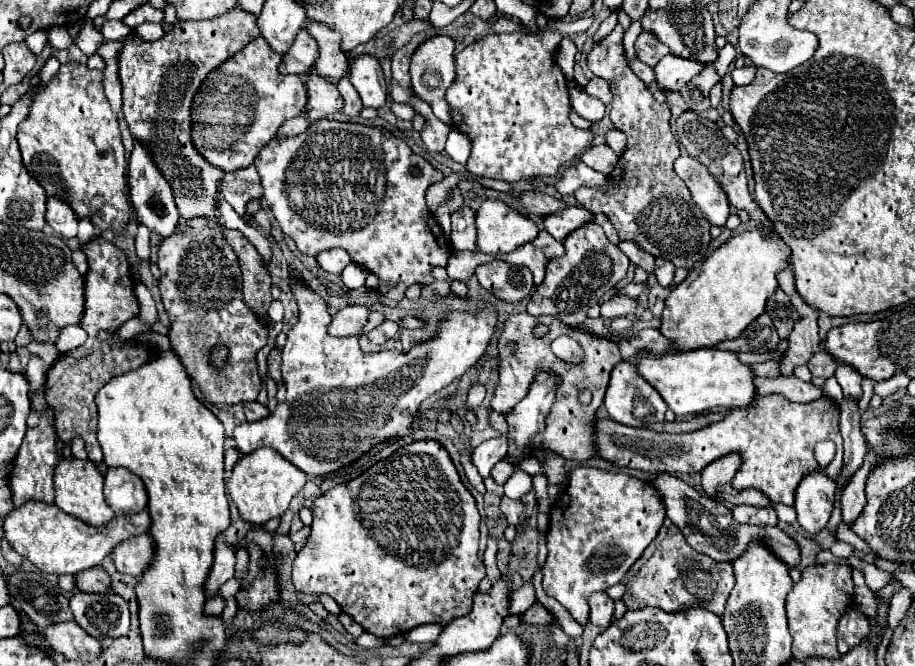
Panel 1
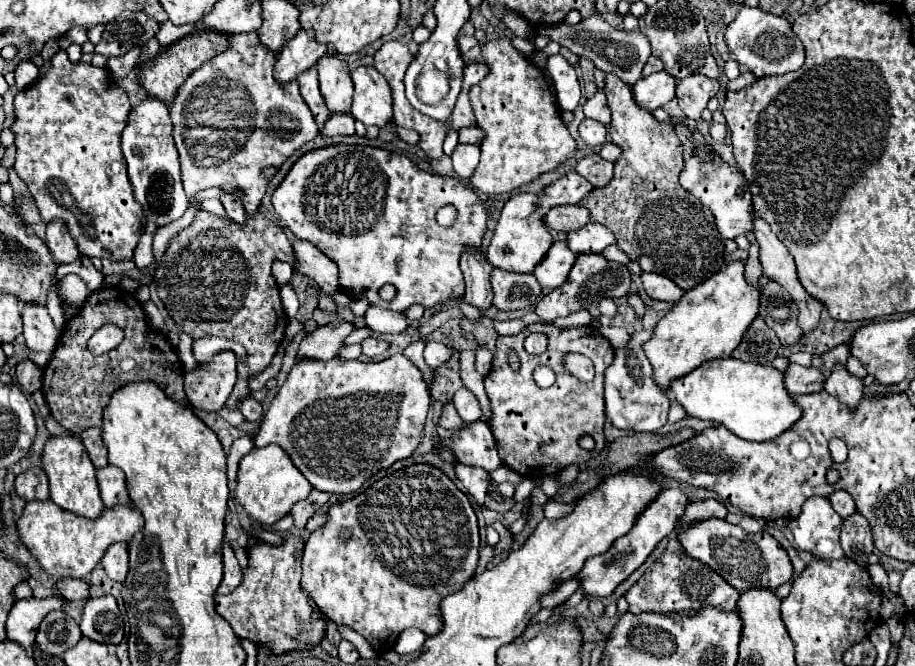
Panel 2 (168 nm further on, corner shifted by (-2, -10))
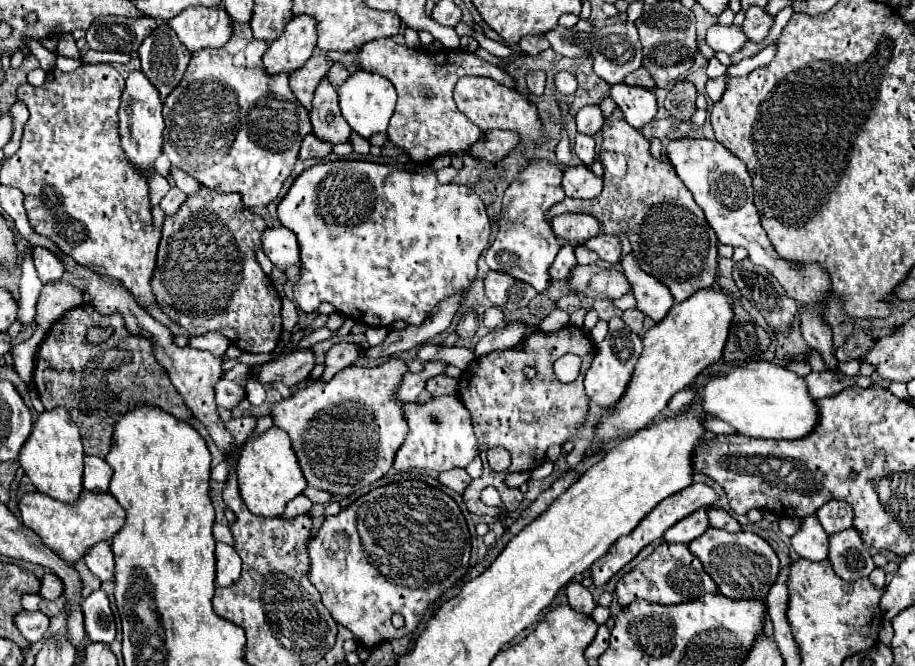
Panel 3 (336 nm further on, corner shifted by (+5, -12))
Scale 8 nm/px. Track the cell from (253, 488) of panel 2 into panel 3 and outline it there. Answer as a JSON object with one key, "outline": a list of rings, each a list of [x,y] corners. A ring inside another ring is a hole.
{"outline":[[[277,427],[267,429],[261,437],[251,437],[245,441],[237,461],[237,481],[245,505],[253,515],[259,517],[279,517],[287,503],[301,495],[307,487],[297,457],[293,455],[289,437],[285,437]]]}

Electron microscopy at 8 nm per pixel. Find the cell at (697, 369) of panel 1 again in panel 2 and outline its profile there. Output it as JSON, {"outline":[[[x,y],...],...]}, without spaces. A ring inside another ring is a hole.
{"outline":[[[712,359],[682,379],[672,381],[668,395],[674,397],[690,417],[714,421],[748,441],[768,441],[790,429],[800,417],[800,405],[784,387],[784,373],[772,365],[756,365],[738,359]]]}

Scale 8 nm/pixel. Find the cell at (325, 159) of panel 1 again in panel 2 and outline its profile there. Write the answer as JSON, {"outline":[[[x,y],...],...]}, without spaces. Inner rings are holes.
{"outline":[[[332,145],[302,155],[276,189],[272,203],[280,219],[298,239],[310,241],[338,265],[340,289],[350,299],[366,299],[370,305],[398,313],[404,313],[414,303],[432,309],[438,303],[462,297],[464,279],[460,255],[468,247],[480,249],[488,229],[484,203],[460,179],[426,173],[404,155],[362,145]],[[446,205],[456,209],[456,219],[450,227],[442,227],[436,221],[438,209]],[[386,283],[392,283],[398,291],[394,301],[382,301],[378,295],[378,289]]]}

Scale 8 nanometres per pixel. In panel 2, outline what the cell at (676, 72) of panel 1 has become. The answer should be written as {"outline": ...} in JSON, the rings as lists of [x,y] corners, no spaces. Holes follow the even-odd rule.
{"outline":[[[666,71],[654,73],[650,77],[642,77],[632,85],[632,95],[636,103],[650,113],[666,105],[676,95],[674,91],[676,91],[676,79]]]}

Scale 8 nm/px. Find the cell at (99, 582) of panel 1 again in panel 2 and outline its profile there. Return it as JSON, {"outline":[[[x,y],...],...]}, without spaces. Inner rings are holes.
{"outline":[[[60,579],[56,583],[56,589],[60,595],[64,595],[64,599],[68,601],[76,601],[76,599],[88,599],[88,583],[82,579]]]}

